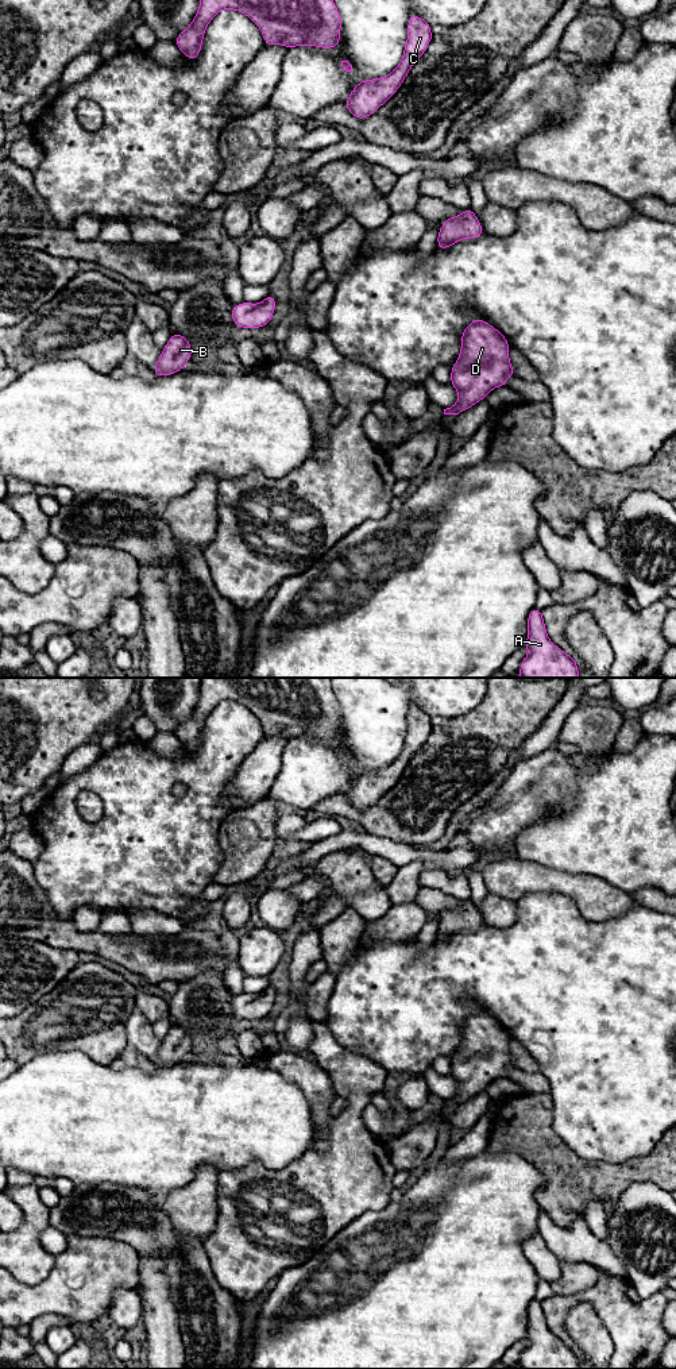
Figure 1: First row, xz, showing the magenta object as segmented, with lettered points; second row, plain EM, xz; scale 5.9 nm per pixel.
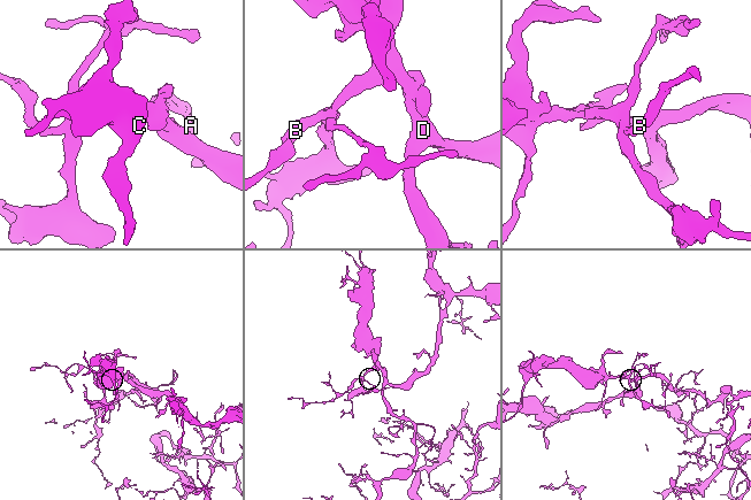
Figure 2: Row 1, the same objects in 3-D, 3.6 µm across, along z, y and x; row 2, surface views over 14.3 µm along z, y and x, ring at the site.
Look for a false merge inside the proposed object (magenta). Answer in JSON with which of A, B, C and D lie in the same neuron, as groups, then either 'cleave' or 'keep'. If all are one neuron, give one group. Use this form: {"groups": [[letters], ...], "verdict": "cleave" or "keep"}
{"groups": [["A", "B", "C", "D"]], "verdict": "keep"}

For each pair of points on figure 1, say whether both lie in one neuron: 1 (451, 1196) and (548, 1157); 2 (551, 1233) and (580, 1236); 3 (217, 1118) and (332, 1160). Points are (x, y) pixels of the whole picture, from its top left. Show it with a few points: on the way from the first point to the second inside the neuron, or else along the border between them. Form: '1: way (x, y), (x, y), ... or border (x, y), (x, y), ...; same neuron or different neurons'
1: border (502, 1153), (522, 1156), (543, 1175), (536, 1195); different neurons
2: way (557, 1236), (574, 1236); same neuron
3: border (313, 1119), (313, 1144), (297, 1159), (279, 1168); different neurons

